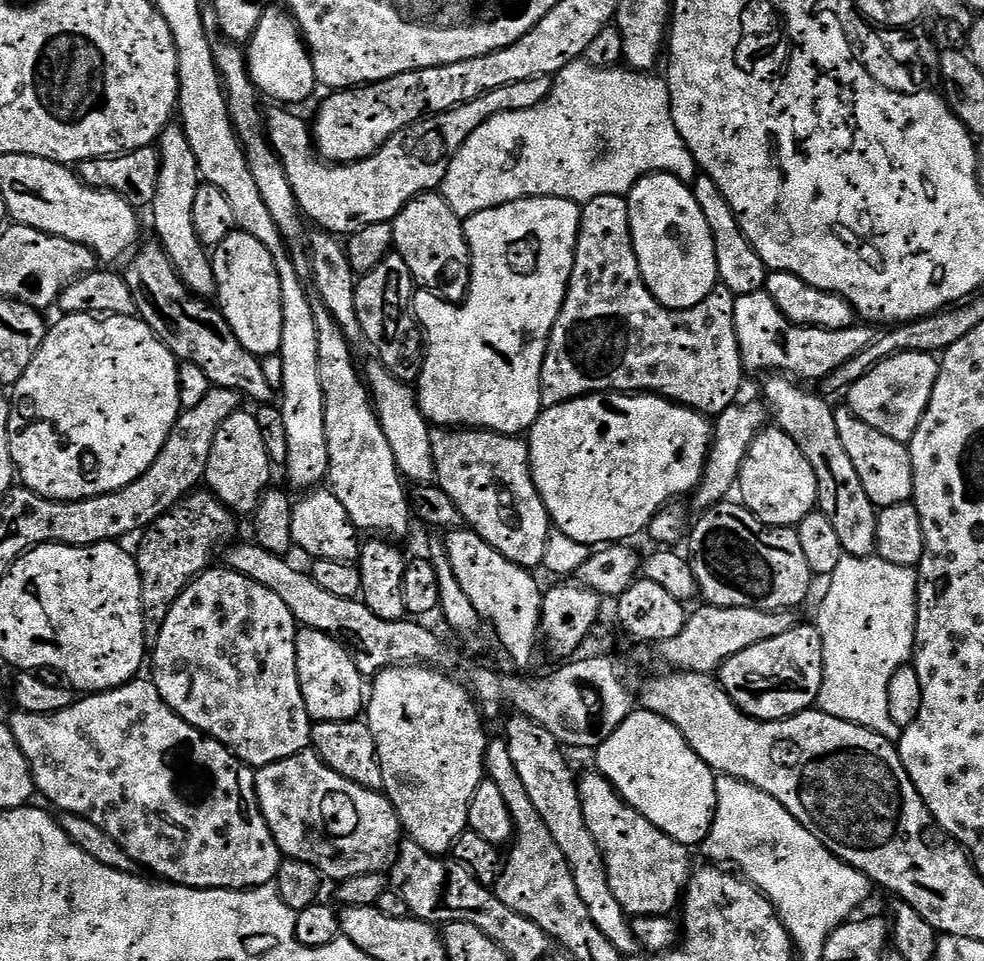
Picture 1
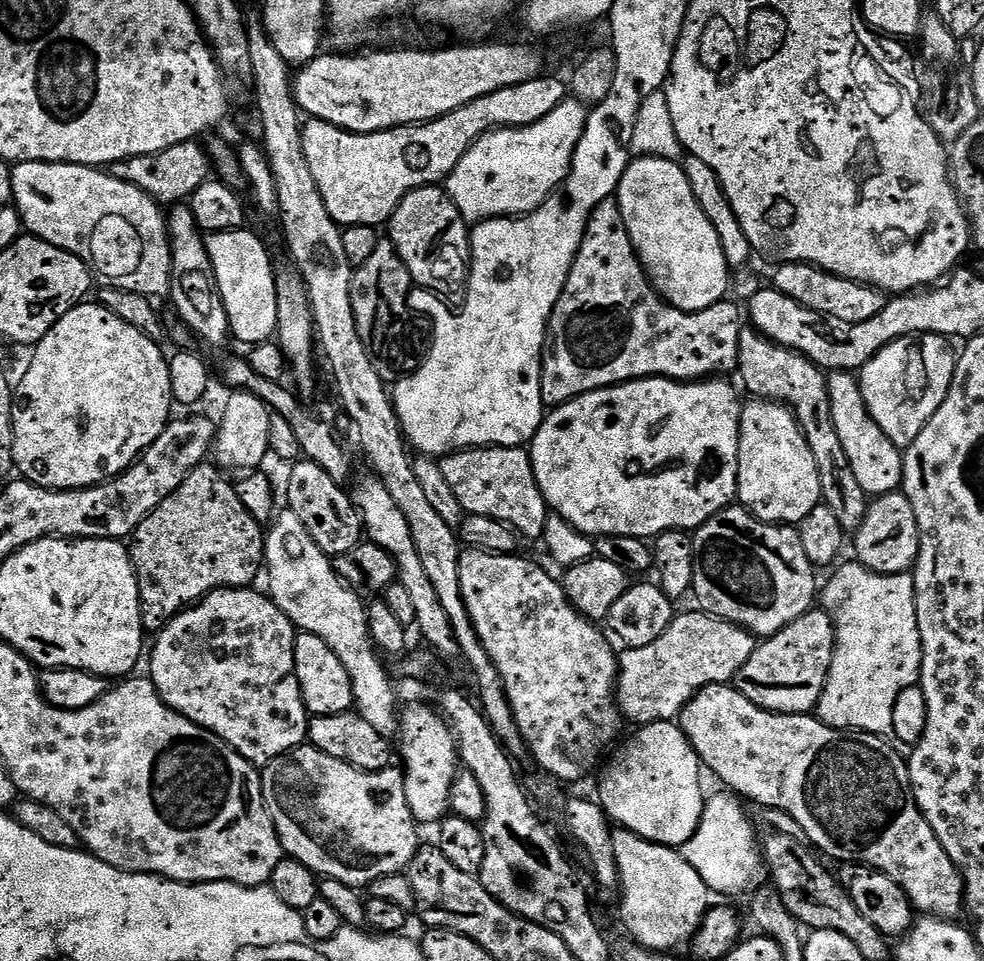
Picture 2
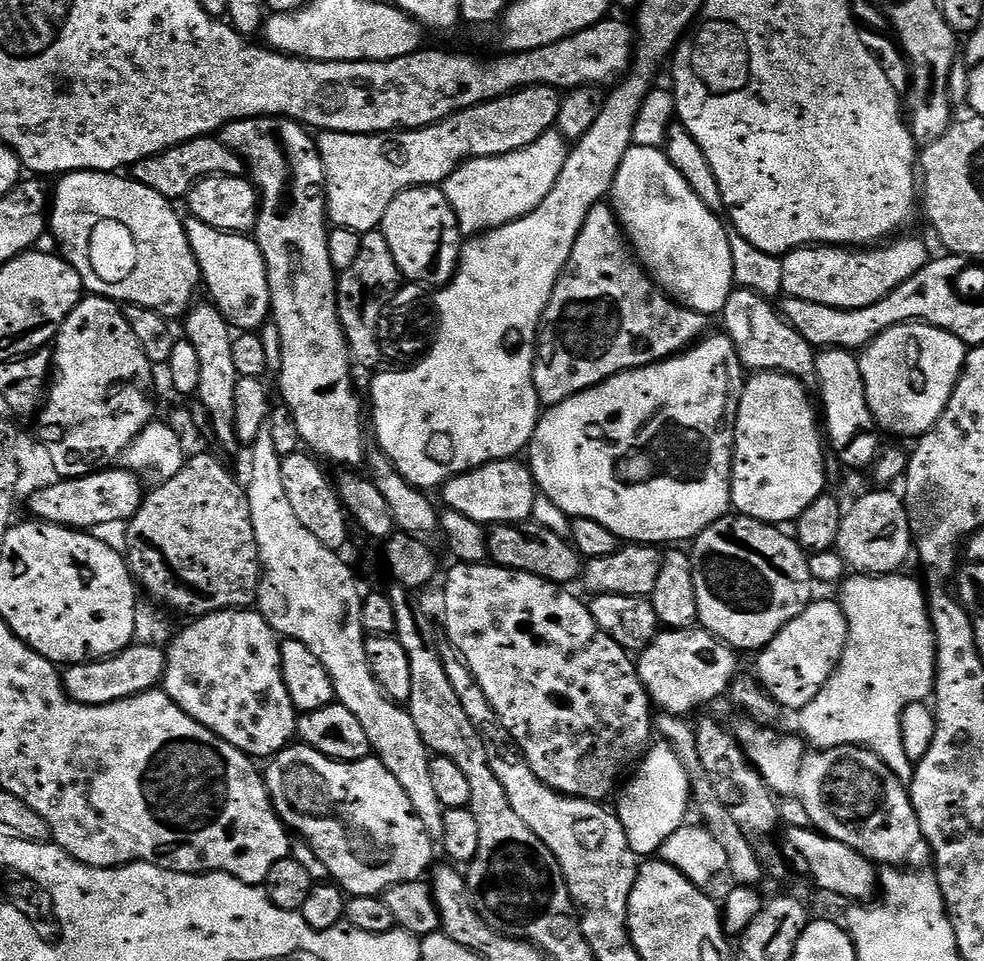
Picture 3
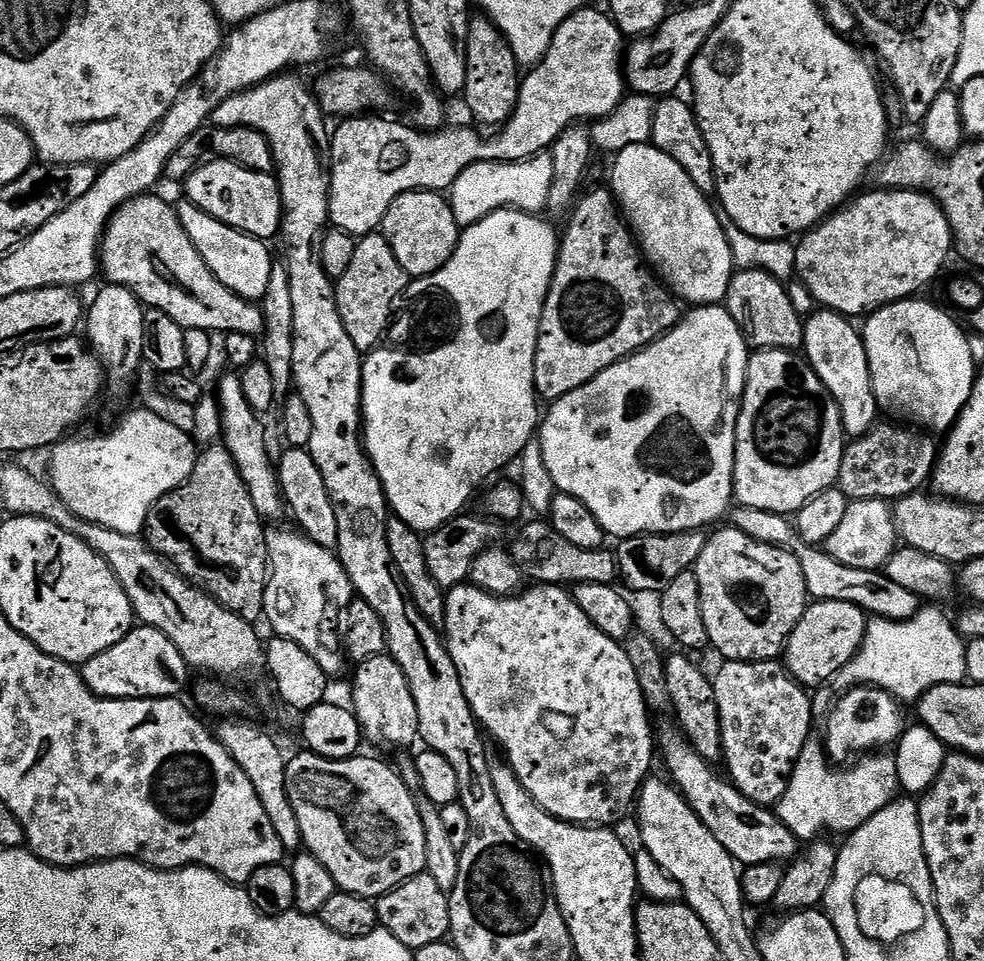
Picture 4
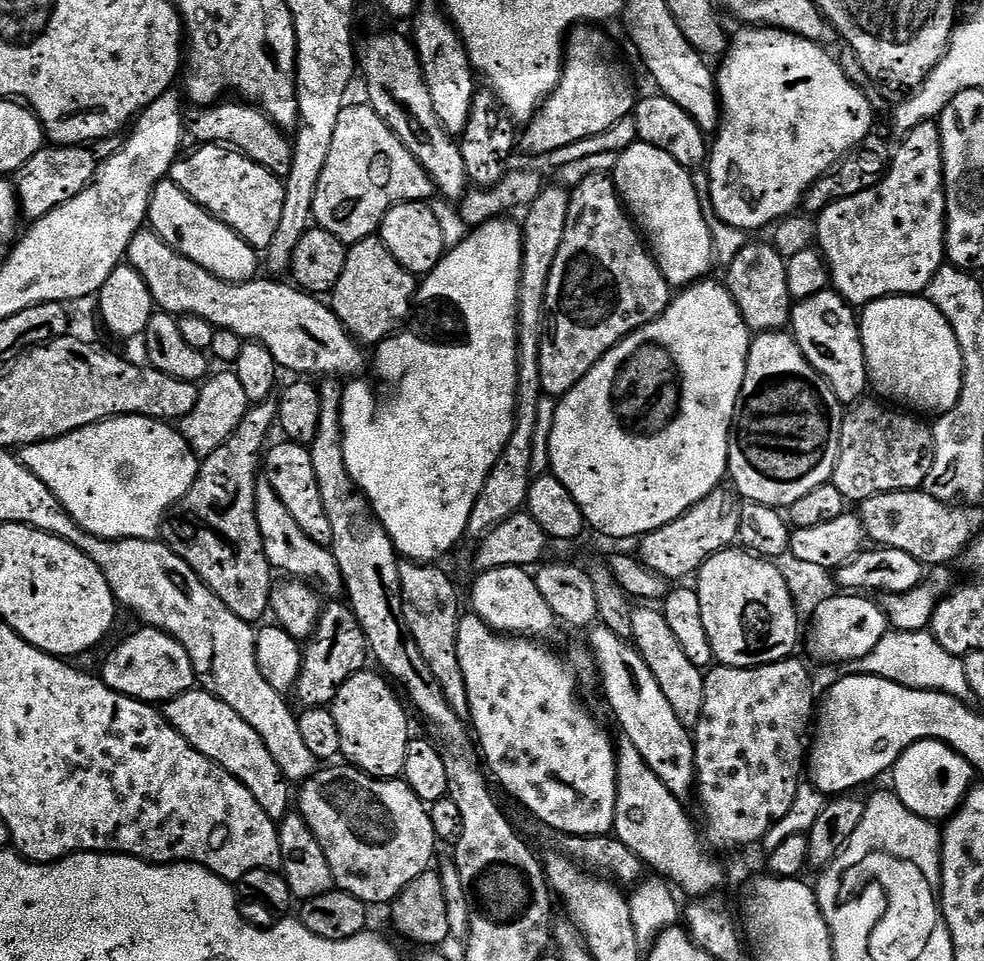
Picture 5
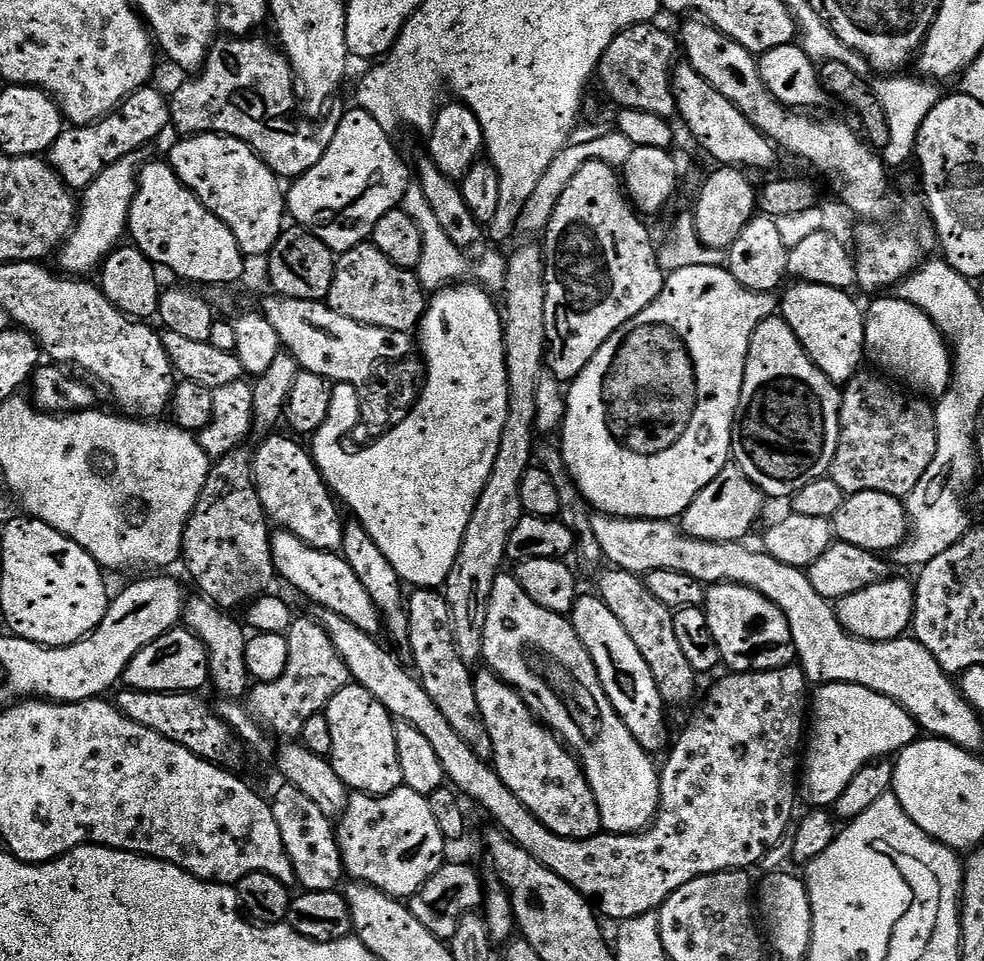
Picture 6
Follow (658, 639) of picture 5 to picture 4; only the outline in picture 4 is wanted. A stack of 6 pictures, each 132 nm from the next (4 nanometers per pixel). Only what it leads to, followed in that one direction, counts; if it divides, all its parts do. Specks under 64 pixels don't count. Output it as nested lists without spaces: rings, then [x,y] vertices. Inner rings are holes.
[[[680,654],[684,656],[669,655],[664,662],[664,670],[666,672],[666,687],[670,690],[670,702],[672,703],[672,712],[680,725],[679,731],[687,736],[688,741],[694,746],[696,753],[709,762],[716,762],[723,757],[724,747],[722,746],[722,726],[718,718],[718,702],[714,694],[714,686],[712,680],[695,664],[693,657],[688,654]]]

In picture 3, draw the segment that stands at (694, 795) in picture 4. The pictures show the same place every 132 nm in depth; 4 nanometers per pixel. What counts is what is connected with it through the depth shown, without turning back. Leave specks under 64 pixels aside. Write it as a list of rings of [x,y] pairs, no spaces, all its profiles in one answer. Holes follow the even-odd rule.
[[[811,826],[807,827],[785,827],[782,832],[782,848],[789,861],[800,859],[804,863],[806,871],[812,875],[812,880],[818,887],[826,892],[833,892],[836,896],[841,896],[844,900],[864,900],[860,902],[872,902],[878,896],[878,868],[872,861],[867,860],[858,850],[850,850],[842,842],[834,842],[834,838],[823,836]]]

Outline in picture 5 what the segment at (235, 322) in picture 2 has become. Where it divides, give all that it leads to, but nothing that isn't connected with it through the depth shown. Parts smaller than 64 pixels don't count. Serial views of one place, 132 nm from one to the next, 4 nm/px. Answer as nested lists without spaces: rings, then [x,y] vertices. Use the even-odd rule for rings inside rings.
[[[171,178],[161,180],[158,187],[154,190],[154,194],[150,198],[150,206],[148,207],[147,223],[150,225],[151,231],[159,234],[162,242],[166,242],[178,254],[190,258],[190,262],[202,266],[202,270],[206,270],[223,280],[229,280],[231,284],[245,284],[247,280],[257,279],[257,249],[251,248],[240,235],[234,230],[230,230],[230,226],[218,222],[205,208],[194,203]]]

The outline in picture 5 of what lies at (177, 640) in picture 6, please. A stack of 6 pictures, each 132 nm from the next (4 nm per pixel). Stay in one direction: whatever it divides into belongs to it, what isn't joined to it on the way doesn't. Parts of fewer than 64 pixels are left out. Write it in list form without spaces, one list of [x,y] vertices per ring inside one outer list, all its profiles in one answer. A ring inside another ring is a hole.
[[[140,626],[137,629],[105,658],[102,679],[106,687],[153,706],[192,690],[197,683],[196,671],[184,647],[157,628]]]

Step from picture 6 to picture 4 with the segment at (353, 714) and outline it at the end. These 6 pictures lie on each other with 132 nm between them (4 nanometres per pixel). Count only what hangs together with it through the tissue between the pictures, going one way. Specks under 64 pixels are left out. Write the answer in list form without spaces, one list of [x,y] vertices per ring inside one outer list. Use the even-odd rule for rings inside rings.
[[[387,654],[366,658],[355,665],[356,677],[352,680],[352,701],[350,707],[355,712],[363,739],[380,748],[408,748],[412,743],[417,743],[420,735],[418,722],[418,706],[414,706],[414,694],[410,694],[410,682],[406,682],[406,674],[402,666],[393,656]]]

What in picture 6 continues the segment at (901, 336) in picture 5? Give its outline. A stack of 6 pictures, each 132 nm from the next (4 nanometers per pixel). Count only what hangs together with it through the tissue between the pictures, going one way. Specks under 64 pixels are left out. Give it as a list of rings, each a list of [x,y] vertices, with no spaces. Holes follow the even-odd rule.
[[[884,298],[873,299],[876,301],[866,308],[864,350],[867,359],[873,360],[881,368],[881,373],[889,372],[884,374],[893,381],[901,380],[909,384],[904,386],[925,397],[941,398],[947,395],[953,380],[953,353],[949,341],[918,306],[897,298],[880,299]]]

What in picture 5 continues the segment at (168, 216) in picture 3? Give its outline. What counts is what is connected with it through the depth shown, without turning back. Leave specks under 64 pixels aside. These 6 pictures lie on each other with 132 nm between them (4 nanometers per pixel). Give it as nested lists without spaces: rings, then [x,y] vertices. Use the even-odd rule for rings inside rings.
[[[142,230],[134,234],[134,238],[128,247],[126,257],[127,263],[132,265],[138,274],[146,282],[146,286],[152,295],[153,305],[159,311],[169,313],[177,318],[181,316],[197,316],[206,322],[210,322],[214,327],[234,330],[241,340],[245,342],[255,342],[266,346],[270,354],[274,354],[274,362],[284,371],[296,372],[292,374],[303,374],[308,378],[356,378],[361,375],[364,368],[364,356],[361,345],[348,335],[348,331],[342,326],[342,322],[336,317],[327,303],[323,299],[307,292],[301,292],[299,288],[291,283],[275,284],[272,280],[257,278],[247,280],[245,284],[231,284],[229,280],[218,278],[202,266],[190,262],[182,254],[178,254],[162,238],[151,230]]]

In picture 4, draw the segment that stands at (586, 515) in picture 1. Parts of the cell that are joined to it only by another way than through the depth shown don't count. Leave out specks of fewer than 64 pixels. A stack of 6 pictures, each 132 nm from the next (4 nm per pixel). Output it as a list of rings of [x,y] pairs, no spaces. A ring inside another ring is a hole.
[[[696,306],[691,309],[692,313],[685,315],[675,328],[671,328],[664,336],[647,344],[645,348],[641,348],[639,352],[635,352],[632,356],[628,356],[625,360],[619,360],[614,366],[610,366],[606,370],[602,370],[602,374],[598,374],[590,382],[586,382],[586,386],[578,386],[578,390],[570,390],[570,394],[566,394],[562,398],[551,401],[552,408],[543,413],[540,427],[538,429],[538,439],[540,441],[540,449],[542,450],[542,462],[546,466],[546,470],[550,470],[550,478],[554,478],[554,486],[557,492],[565,492],[574,498],[578,498],[578,502],[582,502],[582,506],[586,506],[586,510],[590,510],[590,514],[594,514],[594,518],[598,518],[598,522],[604,527],[605,533],[609,537],[627,538],[630,536],[643,536],[649,532],[694,532],[697,530],[707,529],[707,524],[712,524],[715,520],[724,520],[729,515],[729,509],[734,504],[734,470],[736,469],[736,423],[738,422],[738,414],[740,413],[740,400],[744,397],[744,383],[748,377],[748,358],[750,349],[748,343],[742,338],[742,334],[738,330],[738,326],[734,322],[734,318],[729,314],[727,307],[724,306]]]

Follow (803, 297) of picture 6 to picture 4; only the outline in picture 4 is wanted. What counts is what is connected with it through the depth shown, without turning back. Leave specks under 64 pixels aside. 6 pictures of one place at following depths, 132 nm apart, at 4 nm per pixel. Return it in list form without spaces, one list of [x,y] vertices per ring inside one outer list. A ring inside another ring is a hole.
[[[813,311],[804,320],[803,355],[826,390],[834,398],[840,411],[844,435],[848,438],[864,436],[878,423],[878,405],[874,398],[874,386],[870,378],[870,362],[866,358],[863,335],[851,319],[839,312]]]

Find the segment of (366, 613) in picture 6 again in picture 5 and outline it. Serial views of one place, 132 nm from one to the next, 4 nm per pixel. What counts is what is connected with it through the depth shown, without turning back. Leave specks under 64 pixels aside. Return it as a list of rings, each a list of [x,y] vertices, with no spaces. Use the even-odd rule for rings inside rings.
[[[267,478],[256,481],[256,497],[254,498],[256,517],[258,518],[258,534],[262,534],[262,546],[266,550],[266,558],[277,573],[285,572],[285,577],[294,580],[303,580],[311,584],[317,592],[328,598],[340,598],[345,595],[342,570],[338,570],[338,562],[325,545],[314,542],[294,522],[290,510],[282,506],[282,498],[274,494],[274,486],[270,486]]]

